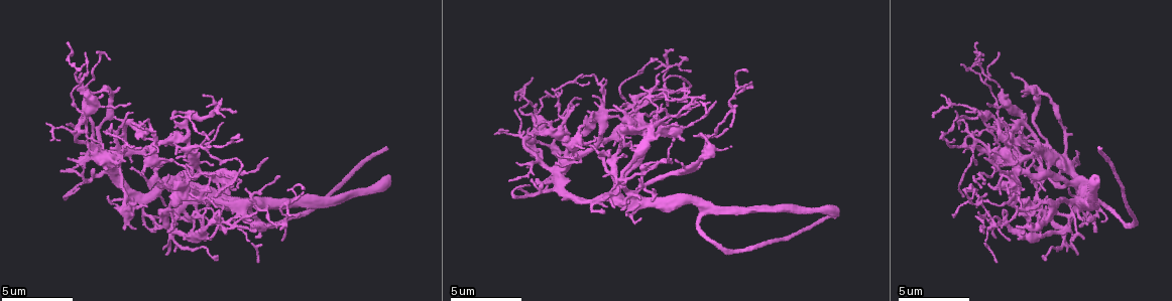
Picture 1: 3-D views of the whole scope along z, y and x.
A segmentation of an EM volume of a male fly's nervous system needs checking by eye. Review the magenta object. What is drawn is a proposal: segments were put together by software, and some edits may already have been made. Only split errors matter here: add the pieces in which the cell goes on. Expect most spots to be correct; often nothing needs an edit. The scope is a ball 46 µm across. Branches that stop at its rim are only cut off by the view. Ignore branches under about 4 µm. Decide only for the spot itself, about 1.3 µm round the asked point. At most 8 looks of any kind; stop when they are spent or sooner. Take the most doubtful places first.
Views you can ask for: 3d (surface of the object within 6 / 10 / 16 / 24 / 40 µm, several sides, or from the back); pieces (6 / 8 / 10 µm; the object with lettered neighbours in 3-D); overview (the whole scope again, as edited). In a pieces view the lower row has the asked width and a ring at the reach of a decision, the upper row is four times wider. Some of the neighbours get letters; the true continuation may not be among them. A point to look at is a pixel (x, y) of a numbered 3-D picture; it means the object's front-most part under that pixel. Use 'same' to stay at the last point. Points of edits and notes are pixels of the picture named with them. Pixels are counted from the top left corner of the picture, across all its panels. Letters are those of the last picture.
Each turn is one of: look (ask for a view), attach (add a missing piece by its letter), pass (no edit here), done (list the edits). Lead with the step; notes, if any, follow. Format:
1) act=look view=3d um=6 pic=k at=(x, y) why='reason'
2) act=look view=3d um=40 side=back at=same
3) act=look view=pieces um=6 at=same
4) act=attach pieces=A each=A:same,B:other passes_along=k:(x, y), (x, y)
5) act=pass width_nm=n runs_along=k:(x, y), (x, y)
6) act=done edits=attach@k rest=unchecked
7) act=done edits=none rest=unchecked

act=look view=pieces um=10 pic=1 at=(970, 189) why='an open end'

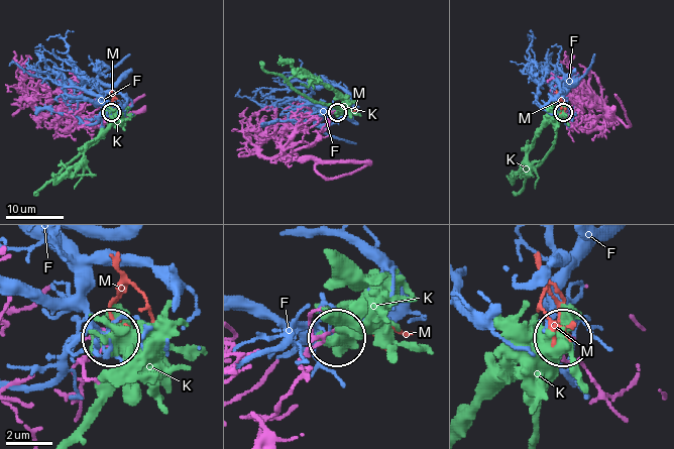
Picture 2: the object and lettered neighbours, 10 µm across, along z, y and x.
act=pass width_nm=200 each=F:other,K:other,M:other runs_along=2:(299, 380), (311, 346), (332, 333), (334, 338) found='none of them fits'

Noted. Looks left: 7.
act=look view=pieces um=10 pic=1 at=(222, 116)

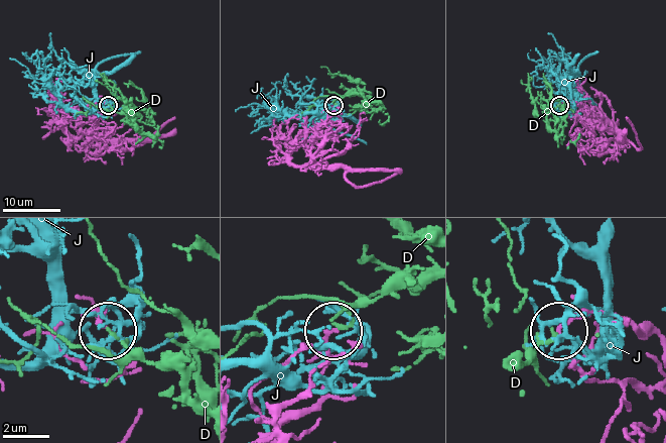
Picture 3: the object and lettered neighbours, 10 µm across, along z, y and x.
act=pass each=D:other,J:other runs_along=3:(284, 423), (317, 400), (328, 332) found='none of them fits'

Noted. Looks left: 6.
act=look view=pieces um=8 pic=1 at=(169, 251) why='branch stops here'

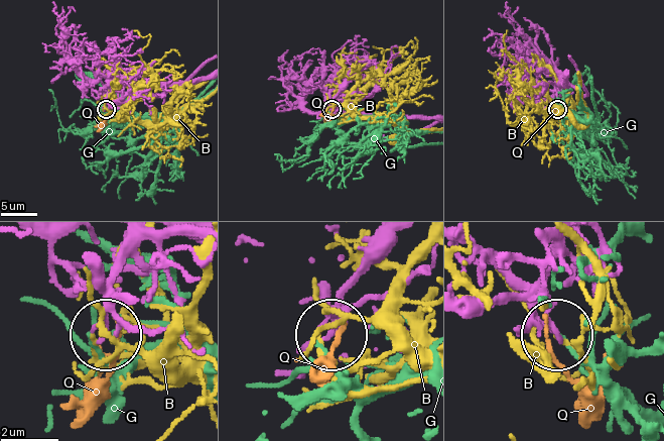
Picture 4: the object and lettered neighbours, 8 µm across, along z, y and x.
act=pass each=B:other,G:other,Q:other found='no lettered piece goes on from it'

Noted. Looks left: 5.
act=look view=pieces um=8 pic=1 at=(67, 45) why='end of a long branch'

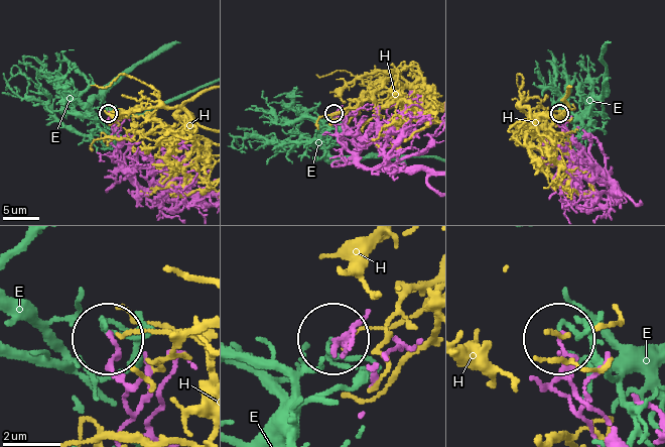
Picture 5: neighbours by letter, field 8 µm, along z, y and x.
act=pass width_nm=130 each=E:other,H:other runs_along=5:(591, 429), (556, 385), (560, 338) found='no lettered piece goes on from it'

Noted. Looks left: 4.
act=done edits=none rest=unchecked

